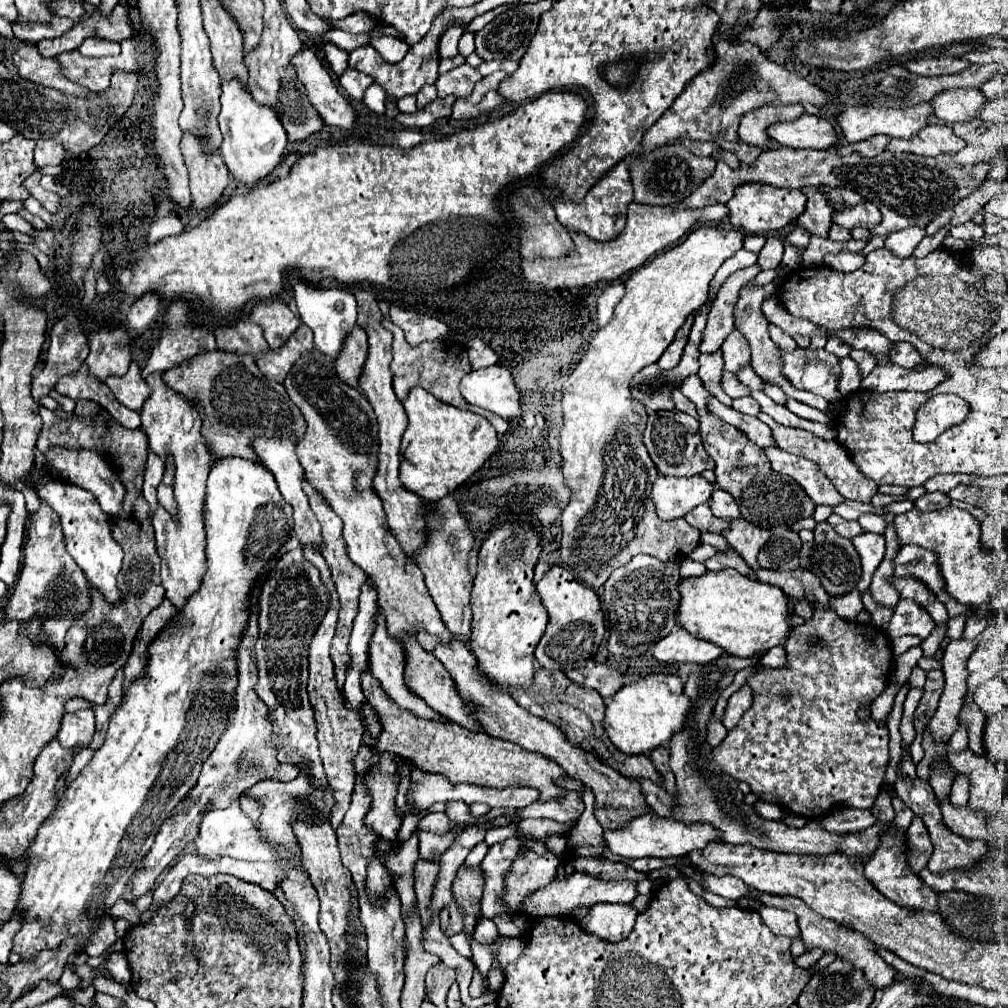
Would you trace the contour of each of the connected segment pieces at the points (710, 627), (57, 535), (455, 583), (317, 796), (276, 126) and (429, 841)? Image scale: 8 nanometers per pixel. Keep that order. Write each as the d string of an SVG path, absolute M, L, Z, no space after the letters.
M733 569L707 571L701 577L683 579L679 585L681 605L677 621L699 639L707 639L729 655L753 657L765 653L775 645L785 645L791 625L791 607L775 585L765 585L757 579L749 579Z
M41 503L39 511L33 513L29 521L23 567L5 609L7 619L25 621L33 615L41 615L47 637L51 637L55 645L63 647L65 633L71 627L71 619L85 613L85 609L89 609L89 581L65 549L59 515L47 503Z
M447 495L435 501L437 513L429 517L429 545L421 549L421 557L417 557L417 567L423 571L425 585L453 635L463 635L469 639L471 633L471 607L469 607L469 593L473 587L473 577L469 573L469 553L473 549L473 533L465 517L459 511L453 495Z
M299 773L299 777L291 783L273 783L273 781L259 781L243 795L253 797L261 805L261 815L257 825L249 825L247 815L241 811L239 799L235 799L227 809L213 809L201 819L199 837L195 839L197 853L209 859L219 859L223 855L243 861L277 861L277 859L299 859L301 861L301 847L297 835L293 833L291 819L297 821L301 817L329 817L335 801L333 789L327 785L319 789L309 781L309 775Z
M241 79L223 81L221 89L223 89L221 91L221 113L217 117L221 133L223 133L221 155L229 167L229 173L243 185L251 187L279 165L281 155L287 145L287 133L275 113L275 109L257 105L257 101L253 101L253 95L249 93L249 89L243 87Z
M429 813L419 819L419 855L421 859L437 859L449 845L453 845L457 833L465 829L467 823L453 823L445 813Z

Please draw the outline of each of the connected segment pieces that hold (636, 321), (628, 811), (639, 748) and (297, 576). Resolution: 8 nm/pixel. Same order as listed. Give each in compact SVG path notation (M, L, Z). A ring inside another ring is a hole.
M699 227L691 231L683 243L667 249L653 261L639 267L625 281L625 297L615 307L615 317L597 331L597 335L589 343L585 357L563 385L563 429L559 435L559 449L563 457L563 473L567 485L573 491L573 497L561 515L561 559L563 565L581 583L595 591L609 579L609 575L617 567L627 565L639 553L655 555L661 561L685 559L693 551L693 547L701 543L701 533L697 533L697 529L687 525L683 519L663 523L655 515L651 487L659 473L641 439L647 421L645 405L633 399L633 395L629 393L629 385L643 367L655 363L663 355L663 351L675 339L675 333L683 325L683 321L707 301L707 287L715 271L723 265L725 259L729 259L743 247L743 237L745 235L741 231Z
M419 629L417 639L427 649L427 653L437 657L445 665L445 669L453 675L459 697L465 701L465 707L469 709L469 713L473 713L473 719L479 723L479 727L487 735L493 735L493 737L499 737L505 741L513 741L527 751L537 751L541 755L557 761L573 779L577 779L583 785L589 785L593 789L595 803L597 803L595 807L603 809L603 811L597 811L595 817L603 827L615 829L619 825L625 825L627 821L631 821L637 815L649 813L649 805L645 803L637 783L629 781L627 777L623 777L621 773L611 769L609 765L597 761L597 757L593 757L589 751L577 749L577 745L567 741L567 737L561 733L561 729L555 729L555 725L551 721L545 721L543 717L535 717L529 711L521 709L507 691L501 691L491 683L483 683L485 679L477 673L477 669L475 669L477 661L473 661L475 657L471 655L463 637L451 637L449 643L443 643L439 637L433 637L433 635L425 633L425 629Z
M649 673L641 677L637 683L623 685L613 695L611 703L607 705L607 717L603 725L605 733L619 751L627 755L639 755L671 741L673 733L683 729L689 711L693 711L693 703L683 693L681 677Z
M297 547L295 551L285 553L275 567L269 571L263 589L261 589L261 601L259 601L259 641L255 645L257 653L257 667L259 667L259 681L257 681L257 695L267 703L269 707L269 721L273 723L273 739L271 743L279 749L277 759L279 763L293 763L293 765L309 765L309 773L315 781L315 785L323 787L327 785L327 777L321 765L317 739L315 739L315 719L313 709L307 695L307 653L313 639L313 633L317 631L317 625L321 623L321 617L325 617L329 609L329 593L313 565L305 559L303 549Z

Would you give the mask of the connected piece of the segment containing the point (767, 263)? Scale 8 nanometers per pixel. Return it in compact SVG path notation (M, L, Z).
M769 237L765 247L759 251L757 265L761 269L775 269L781 263L781 257L783 257L783 243L775 237Z

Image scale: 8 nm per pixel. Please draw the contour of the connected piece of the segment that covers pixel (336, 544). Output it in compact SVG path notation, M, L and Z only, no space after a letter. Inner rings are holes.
M303 483L305 485L305 493L309 497L309 503L311 503L311 509L315 513L315 517L319 519L321 523L321 535L323 535L323 557L331 569L331 575L333 575L333 581L335 581L335 587L337 587L337 593L339 593L339 599L341 599L341 609L339 609L339 623L337 623L337 633L335 633L335 639L333 639L333 647L331 647L331 655L333 655L333 663L335 663L335 675L337 675L337 683L339 683L339 689L343 689L343 681L345 681L345 669L349 665L349 651L347 651L347 645L349 645L349 633L353 629L353 619L357 615L357 601L359 601L359 591L361 591L361 585L367 581L367 575L365 571L355 565L349 555L347 555L347 545L345 545L345 539L341 535L341 519L337 519L337 515L329 509L329 505L321 499L321 495L309 485L309 483Z

